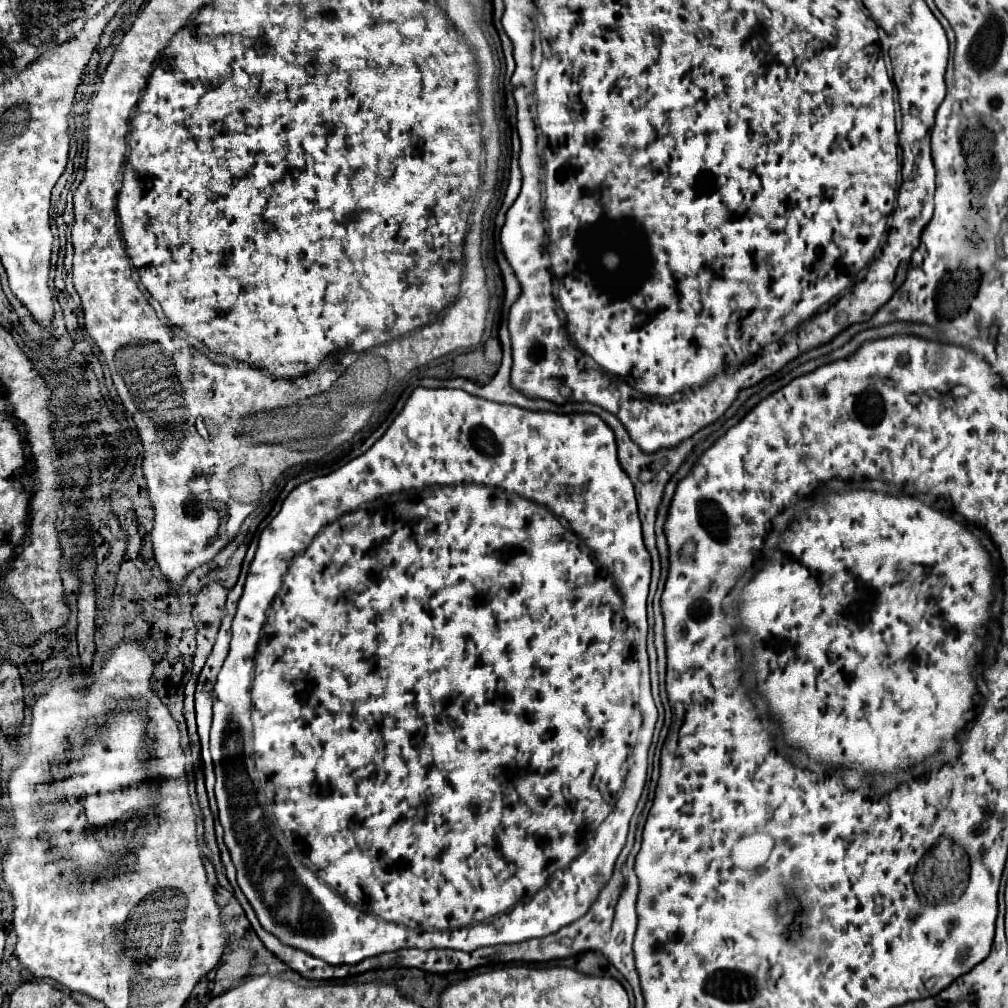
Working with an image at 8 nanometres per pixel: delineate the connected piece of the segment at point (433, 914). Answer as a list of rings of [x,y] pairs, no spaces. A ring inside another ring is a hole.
[[[416,388],[416,390],[414,390],[414,392],[412,392],[412,396],[410,396],[410,398],[408,398],[408,402],[406,402],[406,406],[404,406],[404,410],[402,410],[402,412],[400,412],[400,414],[398,414],[398,416],[396,416],[396,420],[394,420],[394,422],[392,422],[392,426],[390,426],[390,428],[388,428],[388,430],[386,430],[386,434],[384,434],[384,436],[382,436],[382,438],[380,438],[380,440],[378,440],[378,442],[376,442],[376,444],[374,444],[374,446],[372,446],[372,448],[370,448],[370,450],[368,450],[368,452],[366,452],[366,454],[362,454],[362,456],[358,456],[358,458],[354,458],[354,460],[352,460],[352,462],[348,462],[348,464],[346,464],[346,466],[342,466],[342,468],[338,468],[338,470],[334,470],[334,472],[330,472],[330,474],[326,474],[326,476],[318,476],[318,478],[312,478],[312,480],[308,480],[308,482],[302,482],[302,484],[300,484],[300,486],[296,486],[296,488],[294,488],[294,490],[292,490],[292,492],[290,492],[290,494],[288,494],[288,498],[286,498],[286,500],[284,500],[284,504],[282,504],[282,510],[280,510],[280,512],[278,512],[278,516],[276,516],[276,518],[274,518],[274,520],[272,520],[272,522],[270,522],[270,524],[268,524],[268,526],[266,526],[266,528],[264,528],[264,530],[262,530],[262,534],[260,534],[260,542],[258,542],[258,550],[256,550],[256,556],[254,556],[254,560],[252,560],[252,564],[250,564],[250,572],[248,572],[248,578],[246,578],[246,586],[244,586],[244,594],[242,594],[242,598],[240,598],[240,602],[238,602],[238,612],[236,612],[236,616],[234,616],[234,622],[232,622],[232,642],[230,642],[230,654],[228,654],[228,658],[226,658],[226,662],[224,662],[224,666],[222,666],[222,670],[220,670],[220,674],[218,674],[218,682],[216,682],[216,688],[214,688],[214,722],[212,722],[212,730],[210,730],[210,752],[212,752],[212,760],[214,760],[214,772],[216,772],[216,788],[214,788],[214,792],[216,792],[216,802],[218,802],[218,814],[220,814],[220,824],[222,824],[222,828],[224,828],[224,844],[226,844],[226,846],[228,846],[228,852],[230,852],[230,856],[232,856],[232,862],[234,862],[234,866],[236,866],[236,876],[238,876],[238,886],[240,886],[240,888],[242,888],[242,892],[244,892],[244,896],[246,896],[246,898],[248,898],[248,902],[250,902],[250,904],[252,904],[252,908],[254,908],[254,912],[256,912],[256,916],[258,916],[258,920],[260,920],[260,924],[262,924],[262,928],[264,928],[264,930],[270,930],[270,932],[272,932],[272,934],[274,934],[274,936],[276,936],[276,938],[282,938],[282,942],[286,942],[286,944],[288,944],[288,946],[294,946],[294,948],[300,948],[300,950],[304,950],[304,952],[308,952],[308,954],[310,954],[310,956],[316,956],[316,958],[322,958],[322,960],[324,960],[324,962],[330,962],[330,964],[358,964],[358,962],[362,962],[362,960],[364,960],[364,958],[370,958],[370,956],[378,956],[378,954],[384,954],[384,952],[392,952],[392,950],[400,950],[400,948],[410,948],[410,946],[414,946],[414,948],[420,948],[420,950],[432,950],[432,948],[452,948],[452,950],[464,950],[464,952],[472,952],[472,950],[476,950],[476,948],[482,948],[482,946],[496,946],[496,944],[516,944],[516,942],[524,942],[524,940],[530,940],[530,938],[542,938],[542,936],[548,936],[548,934],[554,934],[554,932],[558,932],[558,930],[560,930],[560,928],[562,928],[562,926],[566,926],[566,924],[570,924],[570,922],[574,922],[574,920],[578,920],[578,918],[582,918],[582,916],[584,916],[584,914],[586,914],[586,912],[588,912],[588,908],[590,908],[590,906],[592,906],[592,902],[594,902],[594,898],[596,898],[596,896],[598,896],[598,892],[600,892],[600,890],[602,890],[602,888],[604,888],[604,886],[606,886],[606,884],[608,884],[608,880],[610,880],[610,876],[612,876],[612,870],[614,870],[614,862],[616,862],[616,858],[618,858],[618,854],[620,854],[620,850],[622,850],[622,848],[624,848],[624,844],[626,844],[626,834],[628,834],[628,822],[630,822],[630,818],[632,818],[632,814],[634,814],[634,812],[635,812],[635,810],[636,810],[636,804],[638,804],[638,800],[640,800],[640,796],[642,796],[642,790],[644,790],[644,784],[646,784],[646,768],[648,768],[648,748],[650,748],[650,742],[652,742],[652,732],[654,732],[654,724],[656,724],[656,718],[658,718],[658,710],[656,710],[656,704],[654,704],[654,700],[652,700],[652,694],[650,694],[650,678],[648,678],[648,654],[646,654],[646,632],[648,632],[648,622],[646,622],[646,598],[648,598],[648,584],[650,584],[650,554],[648,554],[648,550],[646,550],[646,548],[644,548],[644,542],[642,542],[642,526],[640,526],[640,518],[638,518],[638,506],[636,506],[636,498],[634,498],[634,486],[632,486],[632,482],[630,482],[630,478],[628,478],[628,474],[626,474],[626,472],[624,472],[624,470],[622,470],[622,466],[620,466],[620,462],[618,462],[618,456],[616,456],[616,440],[614,440],[614,434],[612,434],[612,430],[610,430],[610,428],[608,428],[608,426],[606,426],[606,424],[604,424],[604,422],[602,422],[602,418],[600,418],[600,416],[596,416],[596,414],[584,414],[584,412],[572,412],[572,414],[556,414],[556,412],[532,412],[532,410],[522,410],[522,408],[518,408],[518,406],[506,406],[506,404],[498,404],[498,402],[490,402],[490,400],[482,400],[482,398],[478,398],[478,396],[472,396],[472,394],[468,394],[468,392],[464,392],[464,390],[448,390],[448,388],[438,388],[438,390],[432,390],[432,388]],[[461,483],[470,483],[470,484],[484,484],[484,486],[436,486],[436,485],[455,485],[455,484],[461,484]],[[410,488],[426,488],[426,490],[422,490],[422,494],[414,494],[414,490],[410,490]],[[400,490],[408,490],[408,492],[402,492],[402,494],[398,494],[398,502],[394,502],[394,494],[392,494],[392,492],[400,492]],[[550,512],[554,512],[554,514],[556,514],[556,516],[560,516],[560,518],[564,518],[564,520],[568,520],[568,524],[570,524],[570,528],[572,528],[572,530],[574,530],[574,532],[576,532],[576,534],[578,534],[578,536],[580,536],[580,538],[582,538],[582,540],[584,540],[584,542],[586,542],[586,544],[584,544],[584,542],[582,542],[582,540],[580,540],[580,538],[578,538],[578,536],[576,536],[576,534],[574,534],[574,532],[572,532],[572,530],[568,530],[568,528],[566,528],[566,526],[564,526],[564,524],[562,524],[562,522],[558,522],[558,518],[554,518],[554,514],[550,514]],[[252,788],[254,788],[254,792],[256,792],[256,800],[258,800],[258,802],[260,802],[260,804],[252,804]],[[260,818],[262,818],[262,830],[248,830],[248,828],[252,828],[252,826],[254,826],[254,824],[256,824],[256,822],[258,822],[258,820],[260,820]],[[278,856],[282,856],[282,858],[290,858],[290,862],[276,862],[276,858],[278,858]],[[284,872],[292,872],[292,898],[290,898],[290,884],[286,884],[286,898],[288,898],[288,900],[264,900],[264,896],[262,896],[262,892],[264,892],[264,890],[266,890],[266,888],[268,888],[268,886],[270,886],[270,884],[264,884],[264,882],[270,882],[270,880],[272,880],[272,876],[278,876],[278,874],[280,874],[280,880],[282,880],[282,874],[284,874]],[[526,896],[532,896],[532,898],[530,898],[530,900],[528,900],[528,902],[520,902],[520,904],[518,904],[518,906],[516,906],[516,908],[512,908],[512,910],[510,910],[510,912],[506,912],[506,910],[508,910],[508,908],[510,908],[510,906],[514,906],[514,904],[516,904],[516,902],[518,902],[518,900],[522,900],[522,898],[526,898]]]

